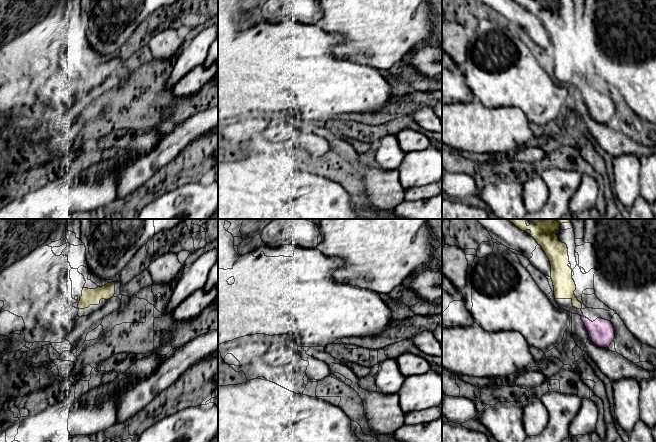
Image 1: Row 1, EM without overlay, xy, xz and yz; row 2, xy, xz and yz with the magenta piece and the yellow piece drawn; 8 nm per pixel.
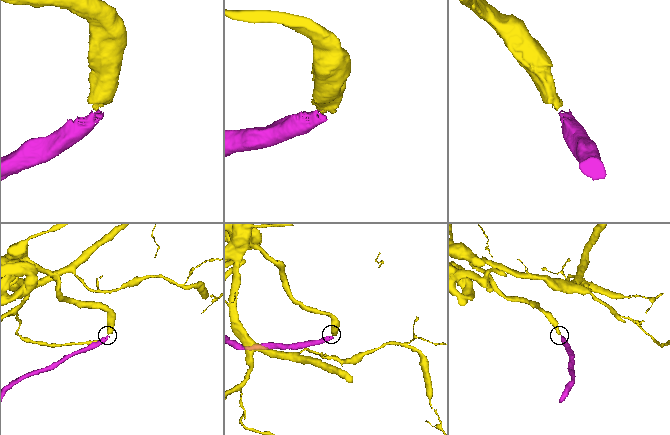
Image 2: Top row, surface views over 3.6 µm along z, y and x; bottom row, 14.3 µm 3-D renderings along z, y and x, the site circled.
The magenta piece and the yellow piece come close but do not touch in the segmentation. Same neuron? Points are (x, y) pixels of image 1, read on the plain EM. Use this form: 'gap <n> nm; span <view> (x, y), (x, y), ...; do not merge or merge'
gap 60 nm; span yz (581, 92), (580, 84); merge

